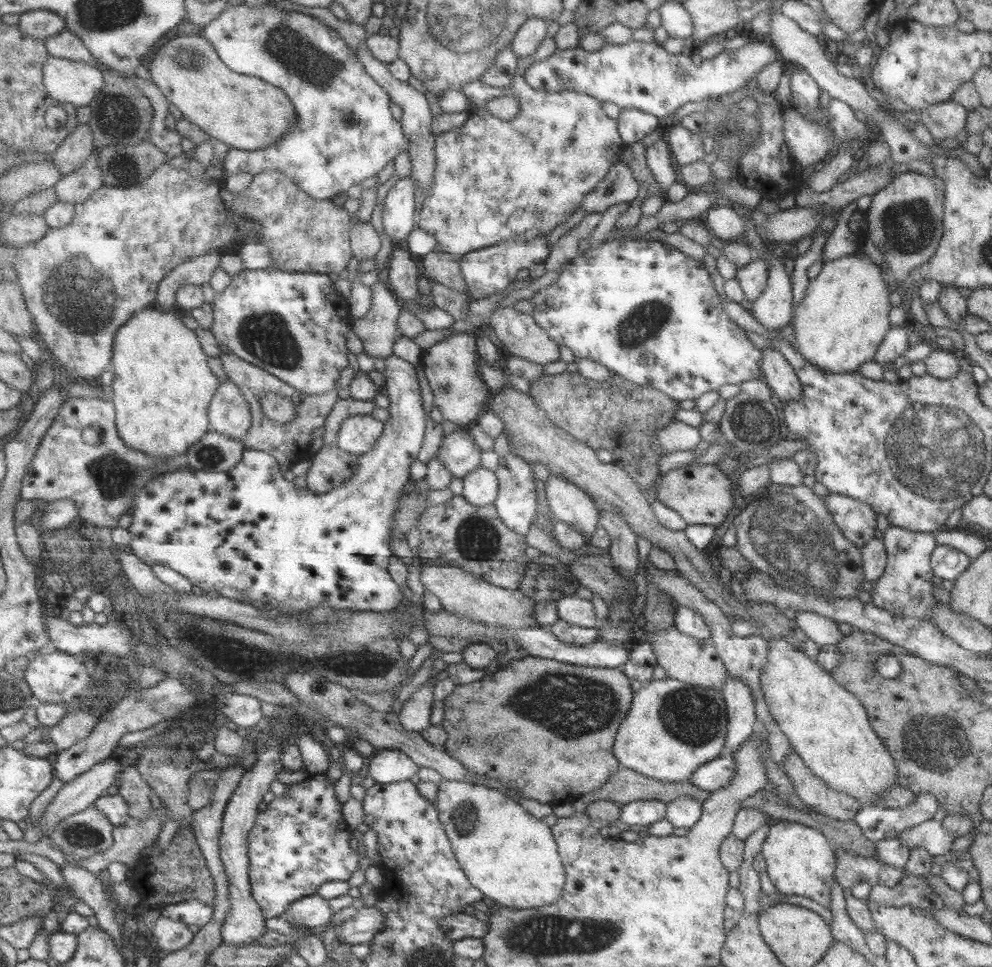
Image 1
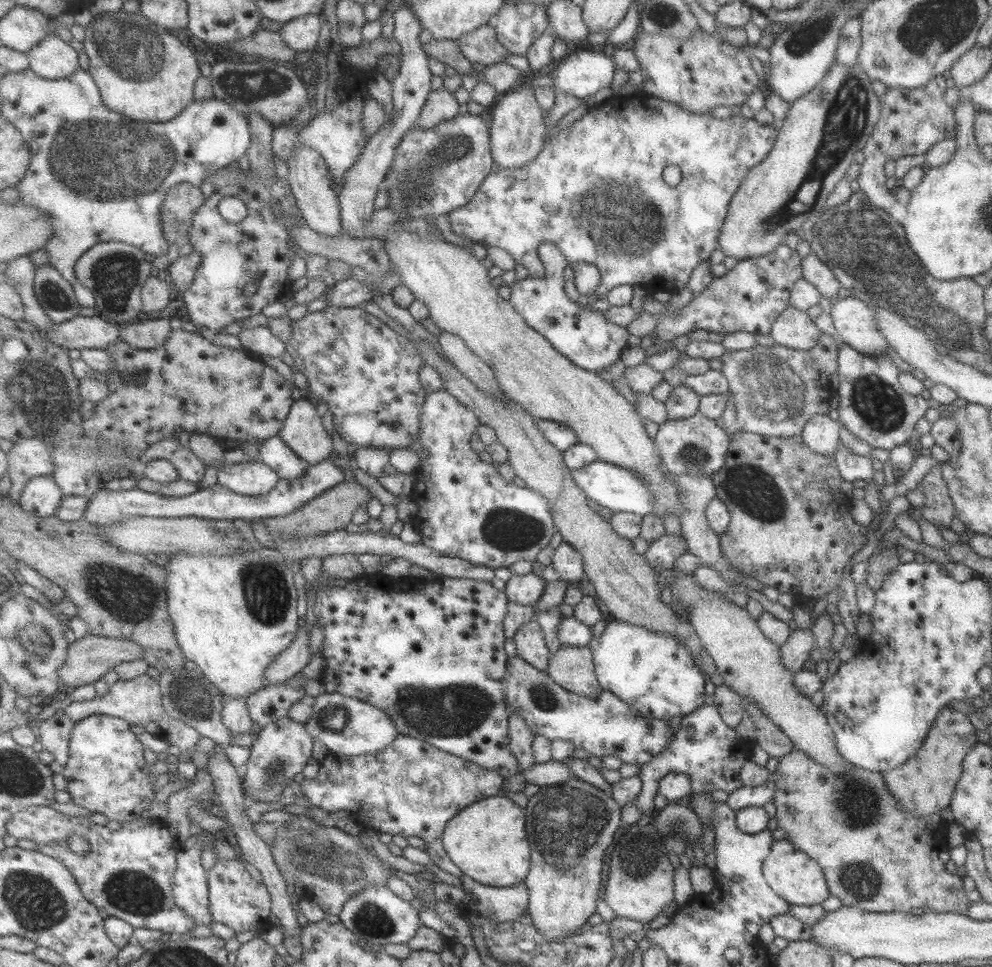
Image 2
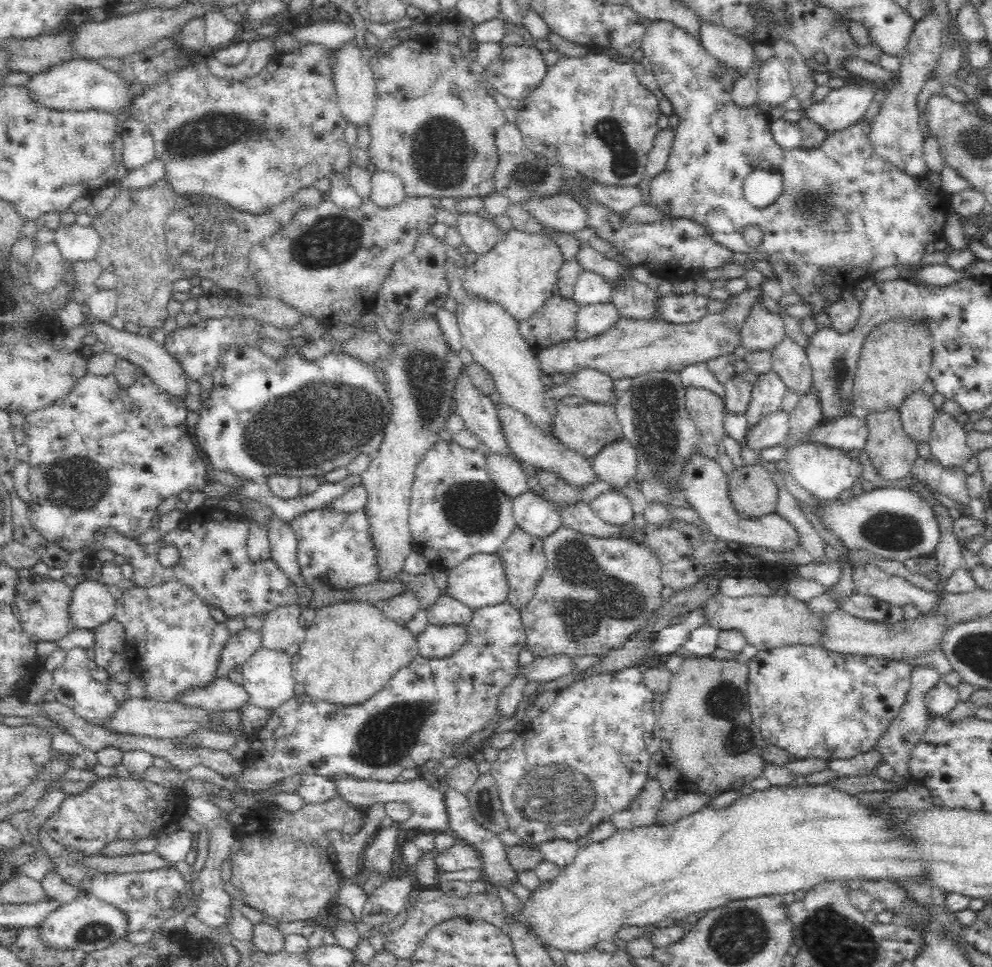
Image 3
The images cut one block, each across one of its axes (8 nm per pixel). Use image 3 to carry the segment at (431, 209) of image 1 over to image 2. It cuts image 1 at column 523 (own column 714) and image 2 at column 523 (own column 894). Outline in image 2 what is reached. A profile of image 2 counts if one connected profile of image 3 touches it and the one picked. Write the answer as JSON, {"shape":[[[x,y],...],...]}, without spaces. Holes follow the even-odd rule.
{"shape":[[[641,92],[628,96],[612,95],[600,105],[589,108],[571,127],[549,134],[543,151],[533,163],[521,169],[503,169],[498,165],[493,168],[473,200],[449,213],[451,229],[458,236],[478,244],[505,250],[516,263],[527,268],[531,279],[545,278],[546,266],[541,261],[540,247],[544,243],[554,243],[568,262],[568,297],[580,305],[605,298],[607,292],[617,285],[639,285],[645,274],[649,274],[649,266],[657,270],[657,274],[665,276],[665,288],[662,290],[673,293],[673,290],[686,286],[692,270],[707,261],[718,247],[720,228],[731,197],[749,170],[767,157],[779,130],[778,123],[763,126],[754,119],[737,114],[720,120],[710,114],[693,114],[677,107],[677,104]],[[667,164],[677,166],[681,171],[681,181],[675,188],[667,186],[662,180],[661,170]],[[593,240],[601,240],[603,244],[607,242],[609,248],[617,248],[619,244],[619,252],[597,252]],[[577,264],[593,264],[599,271],[600,283],[593,294],[581,294],[577,290]]]}

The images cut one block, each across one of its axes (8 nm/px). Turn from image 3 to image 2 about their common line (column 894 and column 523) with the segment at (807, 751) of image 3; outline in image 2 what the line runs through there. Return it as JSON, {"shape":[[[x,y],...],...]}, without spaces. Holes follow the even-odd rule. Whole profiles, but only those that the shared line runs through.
{"shape":[[[519,656],[509,658],[508,675],[504,678],[506,699],[509,711],[517,711],[531,726],[535,736],[545,736],[549,740],[563,740],[571,742],[576,748],[583,748],[587,752],[601,758],[605,755],[619,757],[621,762],[635,764],[637,767],[643,766],[653,756],[662,752],[673,738],[672,730],[665,719],[645,719],[636,709],[633,709],[627,701],[615,696],[608,690],[602,690],[599,696],[579,696],[577,693],[569,692],[563,688],[547,671],[540,670],[523,660]]]}

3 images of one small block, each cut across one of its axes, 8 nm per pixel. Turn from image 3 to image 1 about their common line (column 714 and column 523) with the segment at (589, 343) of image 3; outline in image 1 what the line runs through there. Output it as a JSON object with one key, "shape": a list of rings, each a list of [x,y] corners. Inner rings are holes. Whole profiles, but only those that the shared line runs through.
{"shape":[[[515,305],[495,308],[490,322],[509,354],[542,365],[561,360],[560,344],[533,315],[522,313]]]}

